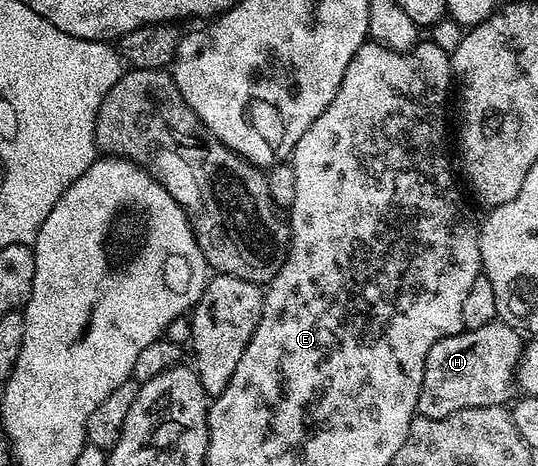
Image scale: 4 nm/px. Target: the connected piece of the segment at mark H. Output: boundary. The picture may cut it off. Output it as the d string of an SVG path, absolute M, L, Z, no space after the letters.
M500 320L483 324L483 328L462 329L455 336L439 340L425 357L417 414L422 418L442 418L463 408L508 403L509 393L515 390L517 361L521 359L522 349L522 335Z

